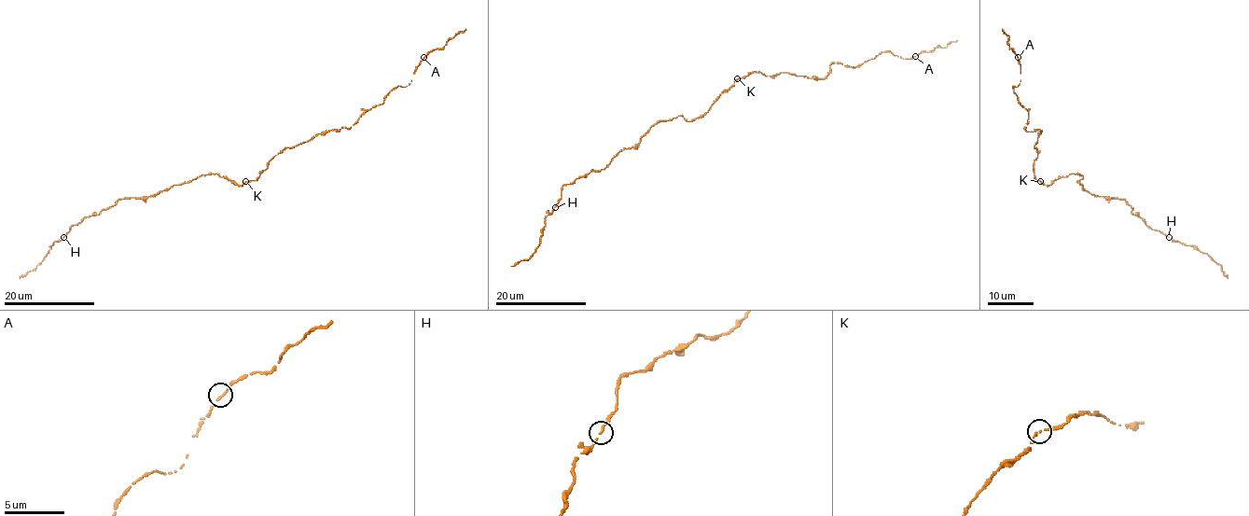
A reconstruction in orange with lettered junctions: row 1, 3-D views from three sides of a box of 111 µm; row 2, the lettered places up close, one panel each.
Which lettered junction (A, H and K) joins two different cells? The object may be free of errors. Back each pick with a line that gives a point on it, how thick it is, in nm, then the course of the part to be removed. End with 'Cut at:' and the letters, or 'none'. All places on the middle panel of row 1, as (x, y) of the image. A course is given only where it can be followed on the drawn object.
Cut at: none

